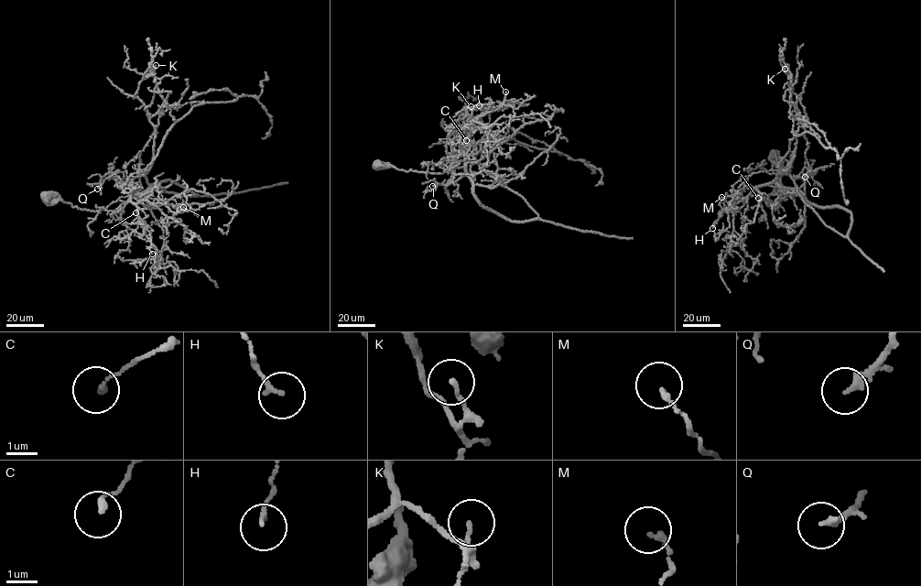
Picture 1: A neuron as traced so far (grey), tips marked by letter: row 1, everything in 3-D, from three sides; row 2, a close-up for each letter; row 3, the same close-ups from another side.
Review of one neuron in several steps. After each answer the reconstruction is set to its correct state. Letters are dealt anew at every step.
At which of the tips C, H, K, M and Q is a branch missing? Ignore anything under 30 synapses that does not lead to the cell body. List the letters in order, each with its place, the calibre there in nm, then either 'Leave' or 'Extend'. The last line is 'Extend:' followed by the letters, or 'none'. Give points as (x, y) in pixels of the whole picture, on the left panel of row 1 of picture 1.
C: Place: (135, 212). Thickness 170 nm. Leave
H: Place: (152, 254). Thickness 160 nm. Leave
K: Place: (156, 65). Thickness 120 nm. Leave
M: Place: (183, 207). Thickness 160 nm. Leave
Q: Place: (97, 189). Thickness 240 nm. Leave
Extend: none

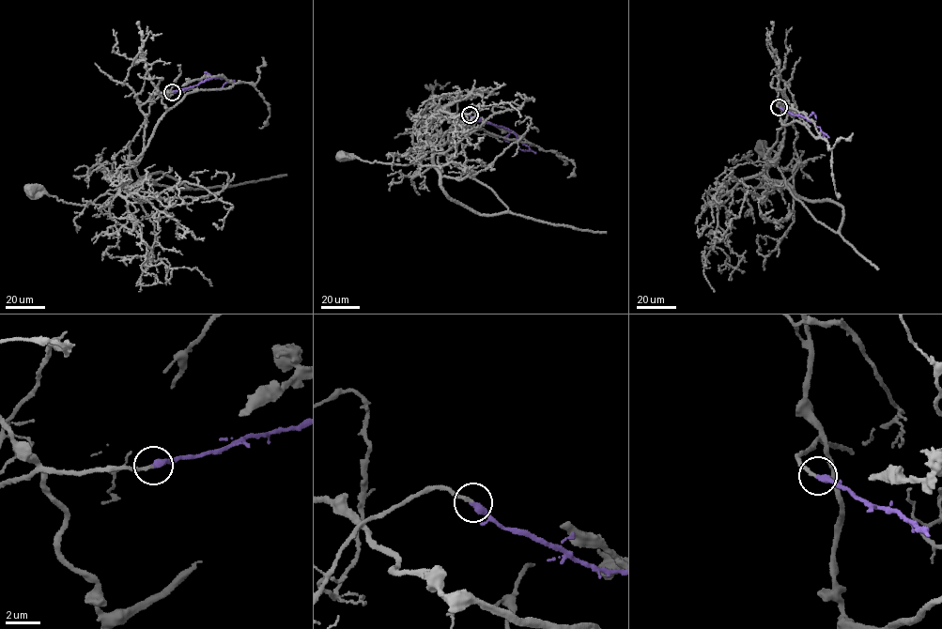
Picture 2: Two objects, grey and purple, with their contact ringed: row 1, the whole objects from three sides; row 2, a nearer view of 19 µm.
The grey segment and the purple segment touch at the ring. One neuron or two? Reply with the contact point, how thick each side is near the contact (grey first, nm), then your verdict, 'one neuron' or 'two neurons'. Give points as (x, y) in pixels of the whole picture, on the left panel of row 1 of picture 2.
place (172, 92); calibres 190 and 380 nm; one neuron

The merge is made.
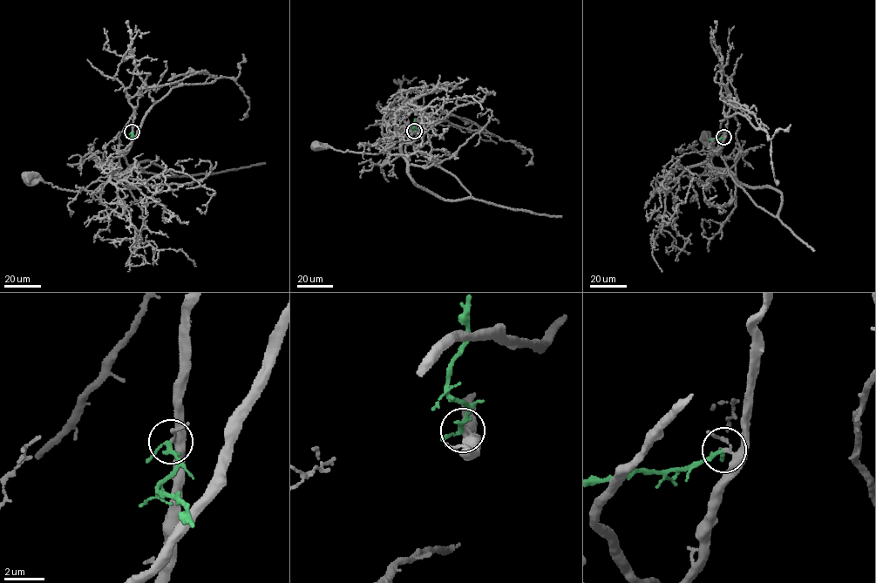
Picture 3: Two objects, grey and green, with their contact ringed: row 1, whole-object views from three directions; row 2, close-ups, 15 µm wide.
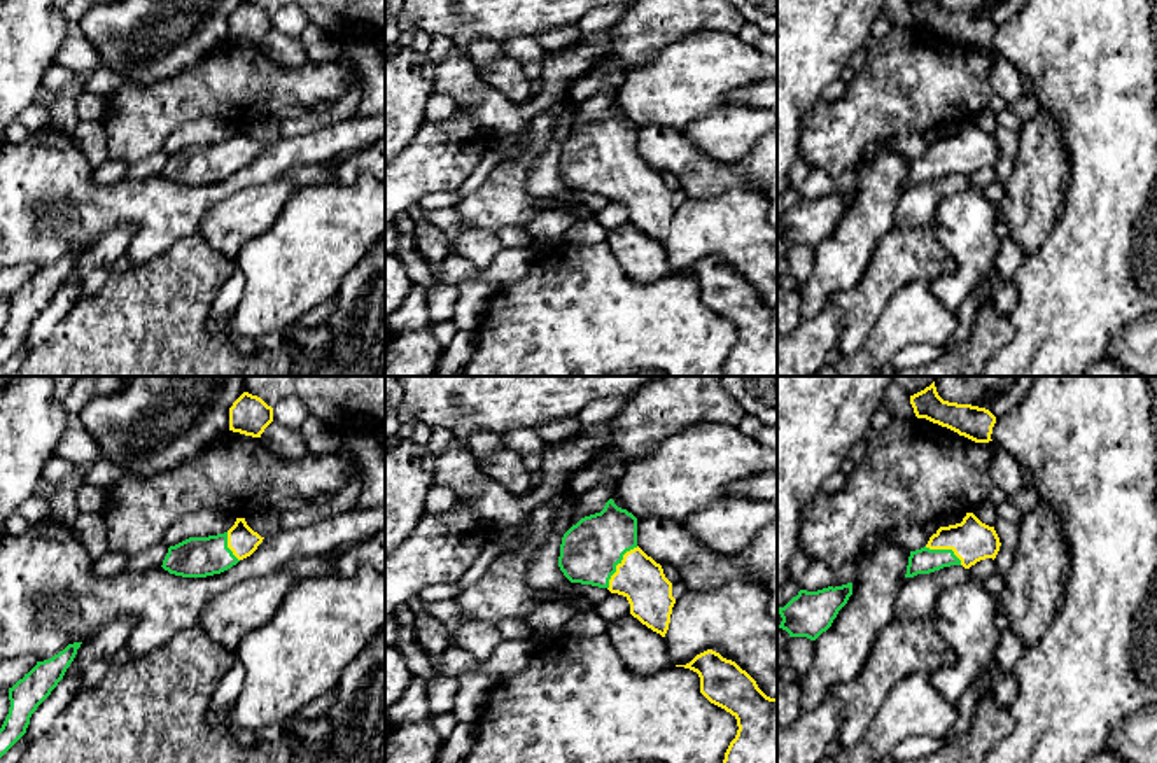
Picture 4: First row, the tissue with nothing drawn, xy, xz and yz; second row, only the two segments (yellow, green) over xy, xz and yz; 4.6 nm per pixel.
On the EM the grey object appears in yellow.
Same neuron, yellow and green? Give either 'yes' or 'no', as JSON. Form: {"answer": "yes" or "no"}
{"answer": "yes"}

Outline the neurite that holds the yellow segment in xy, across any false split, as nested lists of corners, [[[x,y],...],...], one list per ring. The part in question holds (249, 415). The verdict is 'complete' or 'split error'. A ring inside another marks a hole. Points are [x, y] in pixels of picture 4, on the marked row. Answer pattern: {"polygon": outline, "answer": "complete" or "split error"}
{"polygon": [[[243,392],[229,408],[229,430],[261,438],[273,422],[273,408],[261,397]]], "answer": "complete"}

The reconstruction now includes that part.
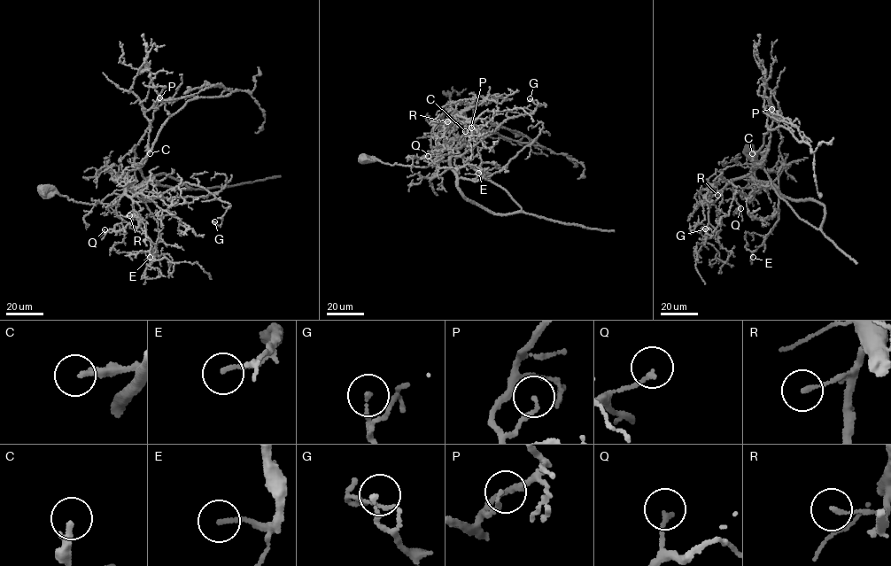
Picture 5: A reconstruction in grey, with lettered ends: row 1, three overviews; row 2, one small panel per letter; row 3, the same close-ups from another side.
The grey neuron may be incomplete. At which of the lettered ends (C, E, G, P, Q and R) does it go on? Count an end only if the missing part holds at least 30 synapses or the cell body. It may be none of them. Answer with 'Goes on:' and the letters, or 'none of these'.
Goes on: C

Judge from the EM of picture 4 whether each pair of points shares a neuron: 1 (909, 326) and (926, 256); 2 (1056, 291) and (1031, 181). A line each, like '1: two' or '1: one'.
1: two
2: two

